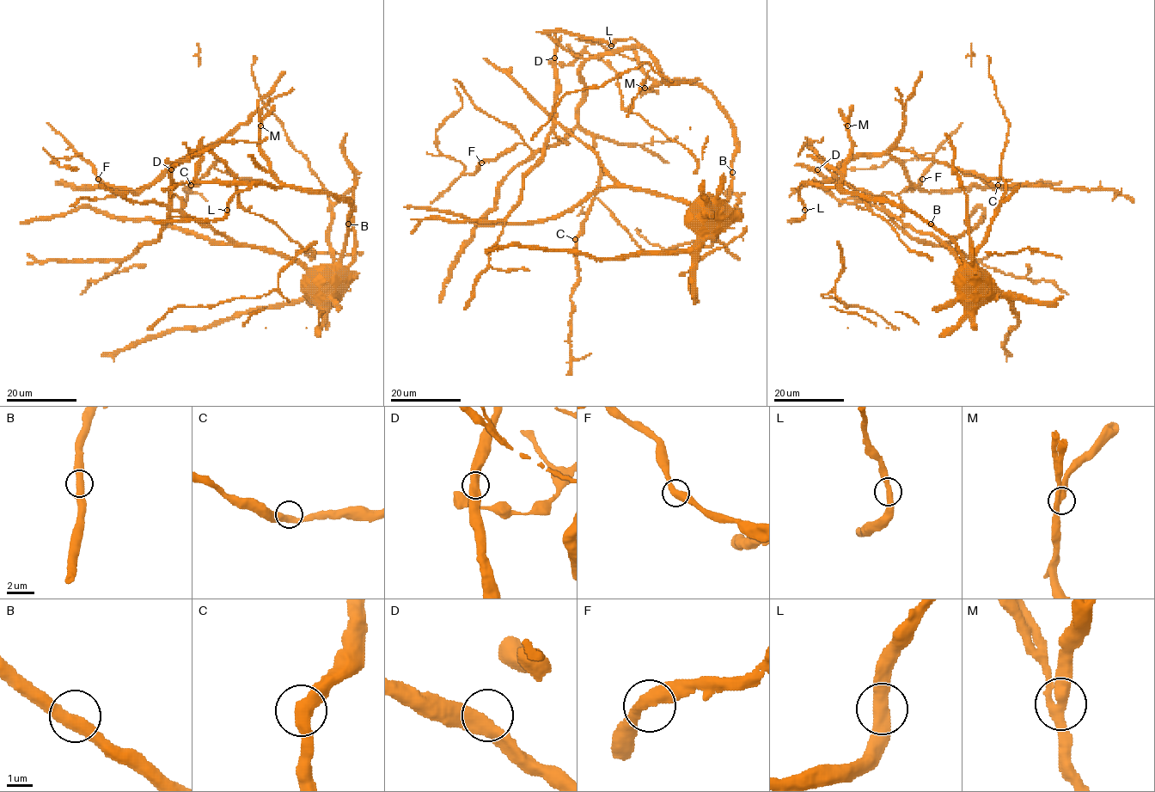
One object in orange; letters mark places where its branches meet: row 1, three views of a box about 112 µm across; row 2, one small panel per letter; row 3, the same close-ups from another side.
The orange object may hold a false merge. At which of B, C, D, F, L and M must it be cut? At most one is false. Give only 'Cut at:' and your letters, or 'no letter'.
Cut at: no letter

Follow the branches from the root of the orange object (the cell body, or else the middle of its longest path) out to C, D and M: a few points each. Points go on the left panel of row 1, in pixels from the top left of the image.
C: (322, 279), (345, 242), (347, 201), (201, 182), (194, 154), (209, 148), (217, 159), (191, 185)
D: (322, 279), (316, 281), (290, 260), (243, 247), (175, 211), (170, 207), (171, 169)
M: (322, 279), (315, 280), (339, 259), (351, 206), (334, 196), (284, 186), (259, 145), (260, 125)

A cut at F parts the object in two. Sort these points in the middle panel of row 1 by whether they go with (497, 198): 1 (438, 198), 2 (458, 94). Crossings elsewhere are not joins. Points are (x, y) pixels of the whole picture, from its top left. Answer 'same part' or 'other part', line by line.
1: other part
2: other part

